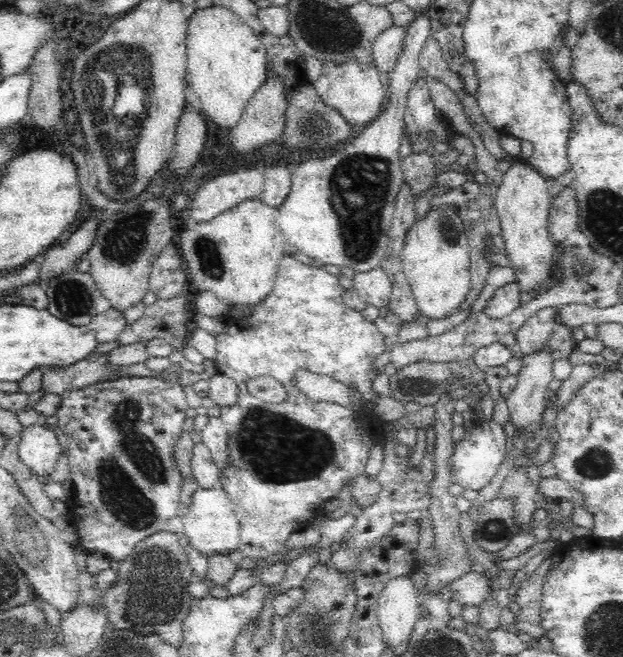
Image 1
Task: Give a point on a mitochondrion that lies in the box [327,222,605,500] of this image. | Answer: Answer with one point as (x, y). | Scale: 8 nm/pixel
(578, 269)

